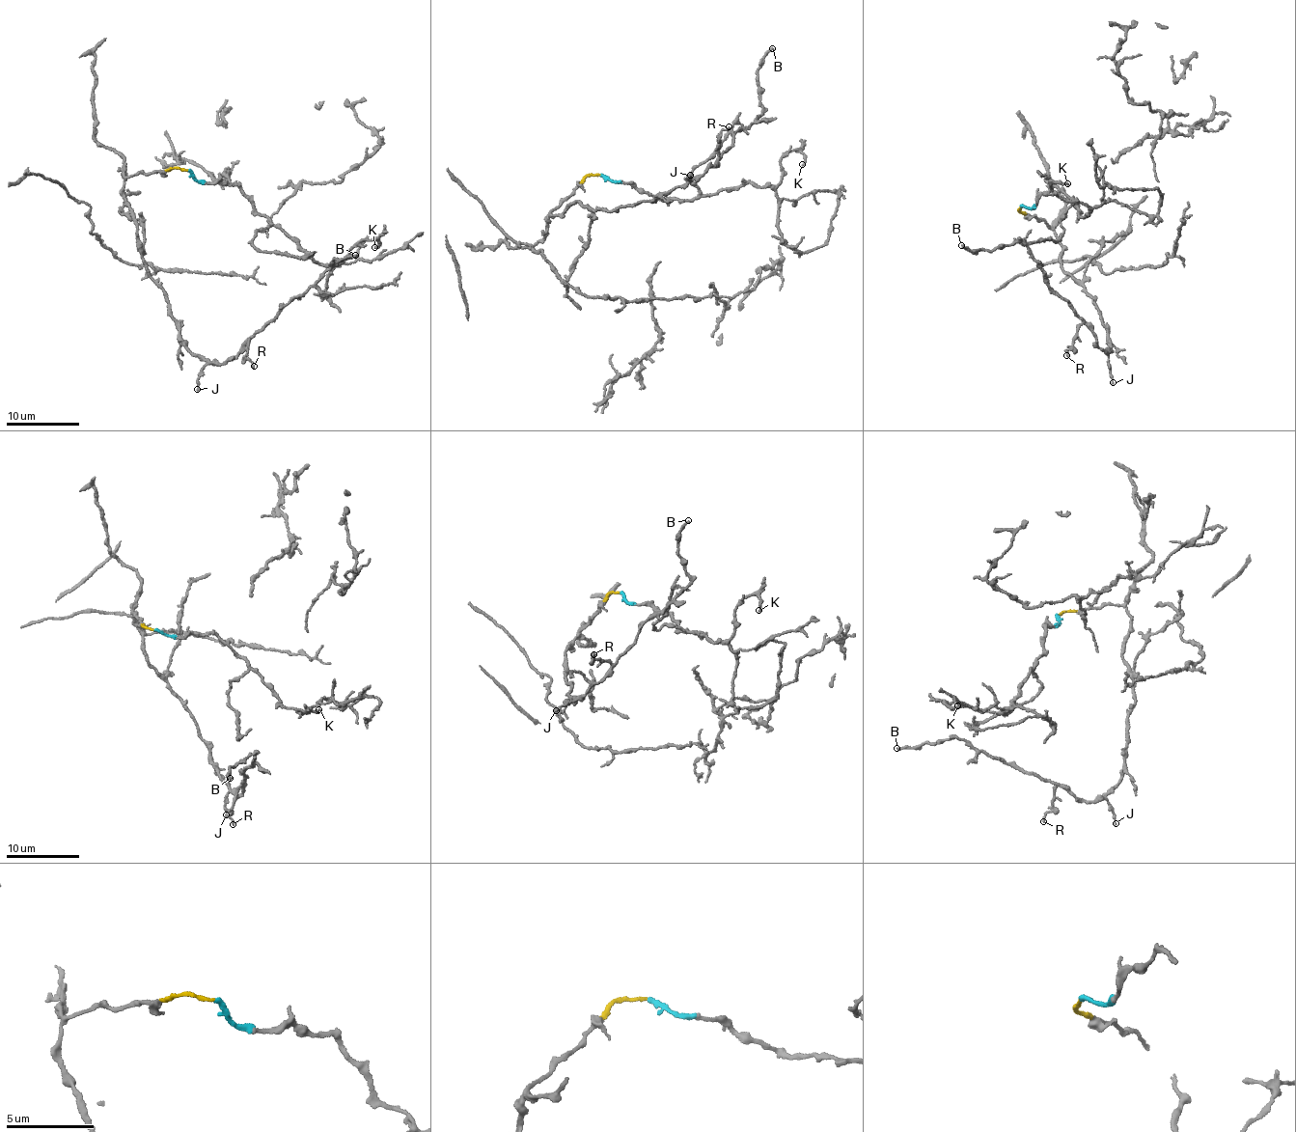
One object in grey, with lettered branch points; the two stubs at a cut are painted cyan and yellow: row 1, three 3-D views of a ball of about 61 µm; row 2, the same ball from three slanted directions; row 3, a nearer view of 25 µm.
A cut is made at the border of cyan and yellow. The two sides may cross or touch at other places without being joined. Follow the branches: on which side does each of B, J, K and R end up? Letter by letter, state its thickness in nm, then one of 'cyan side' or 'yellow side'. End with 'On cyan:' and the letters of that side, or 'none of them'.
B: calibre 190 nm; yellow side
J: calibre 160 nm; yellow side
K: calibre 180 nm; cyan side
R: calibre 180 nm; yellow side
On cyan: K

